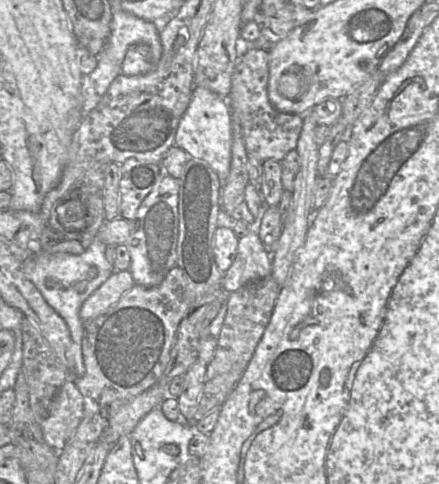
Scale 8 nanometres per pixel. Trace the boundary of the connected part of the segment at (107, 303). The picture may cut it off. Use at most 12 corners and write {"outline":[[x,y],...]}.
{"outline":[[114,271],[83,303],[83,324],[104,314],[134,285]]}

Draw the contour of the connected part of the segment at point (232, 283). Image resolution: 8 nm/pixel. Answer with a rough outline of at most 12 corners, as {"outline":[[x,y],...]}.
{"outline":[[250,230],[223,275],[231,293],[271,276],[271,254]]}

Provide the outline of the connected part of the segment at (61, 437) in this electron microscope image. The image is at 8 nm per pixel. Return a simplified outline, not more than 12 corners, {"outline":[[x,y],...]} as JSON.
{"outline":[[68,378],[40,424],[60,452],[79,426],[83,396]]}

